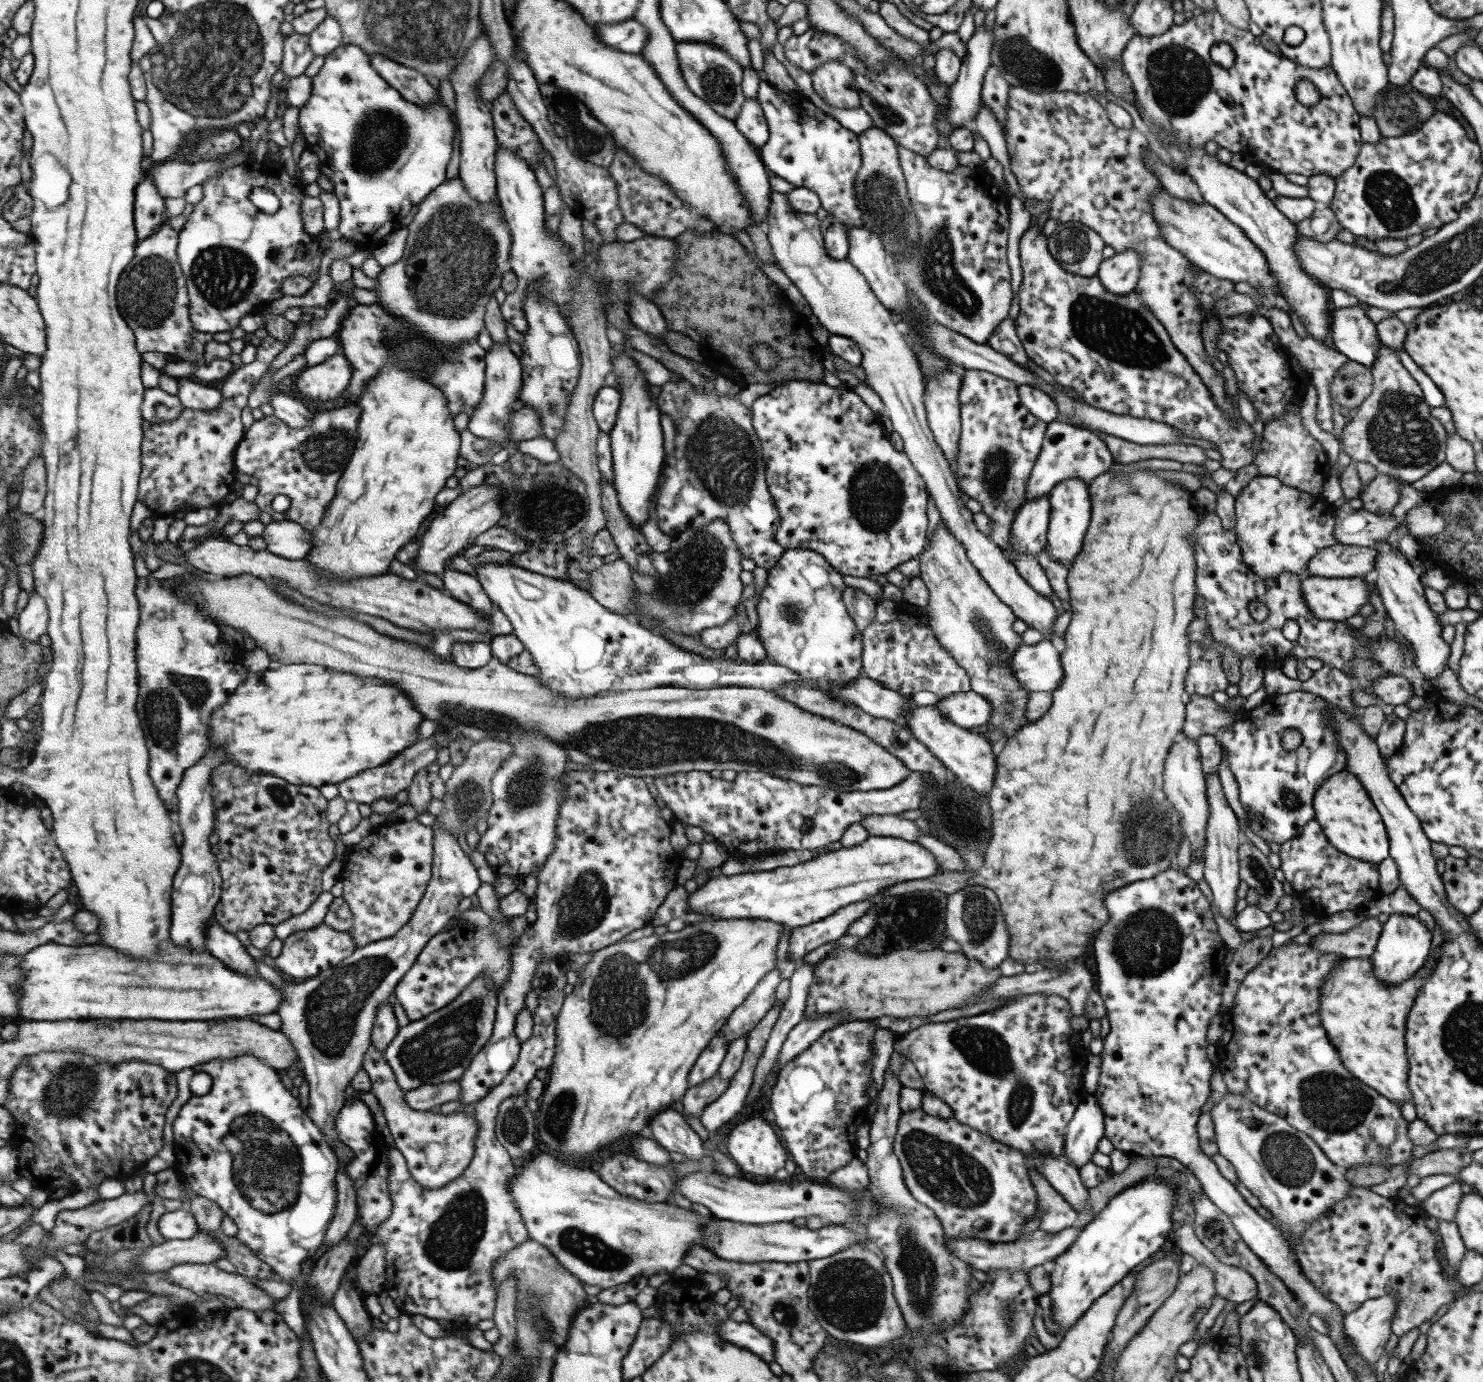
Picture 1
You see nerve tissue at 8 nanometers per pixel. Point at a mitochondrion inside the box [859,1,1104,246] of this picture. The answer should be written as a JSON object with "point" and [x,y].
{"point":[1021,59]}

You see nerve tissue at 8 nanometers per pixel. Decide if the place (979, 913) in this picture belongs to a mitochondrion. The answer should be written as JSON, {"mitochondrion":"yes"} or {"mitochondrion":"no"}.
{"mitochondrion":"yes"}

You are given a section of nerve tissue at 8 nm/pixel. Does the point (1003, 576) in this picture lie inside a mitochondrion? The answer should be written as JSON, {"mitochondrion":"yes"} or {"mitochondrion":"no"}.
{"mitochondrion":"no"}

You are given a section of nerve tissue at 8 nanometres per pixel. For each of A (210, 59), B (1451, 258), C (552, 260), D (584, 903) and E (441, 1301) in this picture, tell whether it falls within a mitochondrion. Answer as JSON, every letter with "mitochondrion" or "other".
{"A":"mitochondrion","B":"mitochondrion","C":"other","D":"mitochondrion","E":"other"}

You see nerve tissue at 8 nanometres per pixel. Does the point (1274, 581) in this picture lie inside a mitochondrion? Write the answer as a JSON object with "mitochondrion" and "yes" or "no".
{"mitochondrion":"no"}

